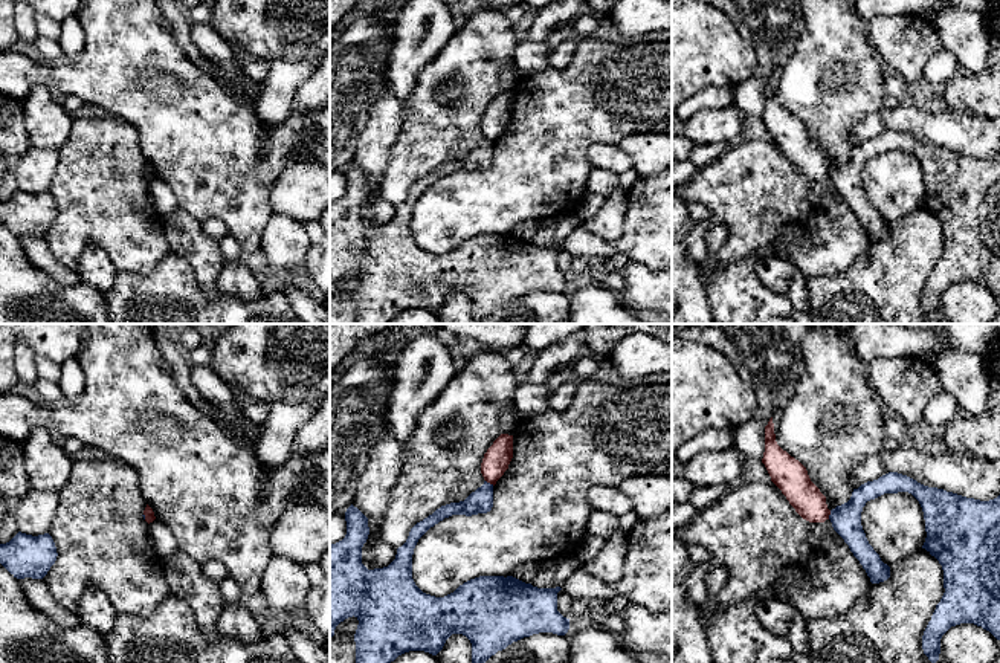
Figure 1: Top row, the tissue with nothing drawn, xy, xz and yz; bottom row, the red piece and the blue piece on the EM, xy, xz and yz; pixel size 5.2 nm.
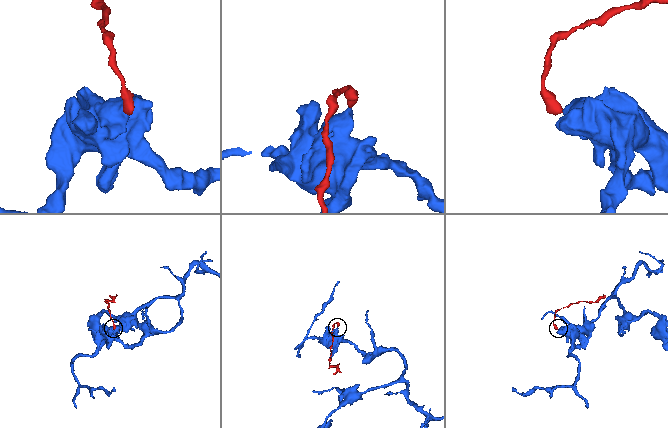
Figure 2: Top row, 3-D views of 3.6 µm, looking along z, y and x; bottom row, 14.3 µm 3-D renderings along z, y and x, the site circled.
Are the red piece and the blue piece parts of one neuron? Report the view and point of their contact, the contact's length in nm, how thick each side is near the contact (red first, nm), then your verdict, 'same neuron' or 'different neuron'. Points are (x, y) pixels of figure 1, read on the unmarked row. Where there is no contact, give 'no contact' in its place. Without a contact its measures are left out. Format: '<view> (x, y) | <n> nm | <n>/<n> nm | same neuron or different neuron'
yz (829, 171) | 50 nm | 170/160 nm | different neuron

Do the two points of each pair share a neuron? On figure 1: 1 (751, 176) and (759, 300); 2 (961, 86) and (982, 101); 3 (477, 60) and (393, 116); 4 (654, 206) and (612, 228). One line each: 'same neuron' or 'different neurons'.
1: different neurons
2: same neuron
3: different neurons
4: different neurons

